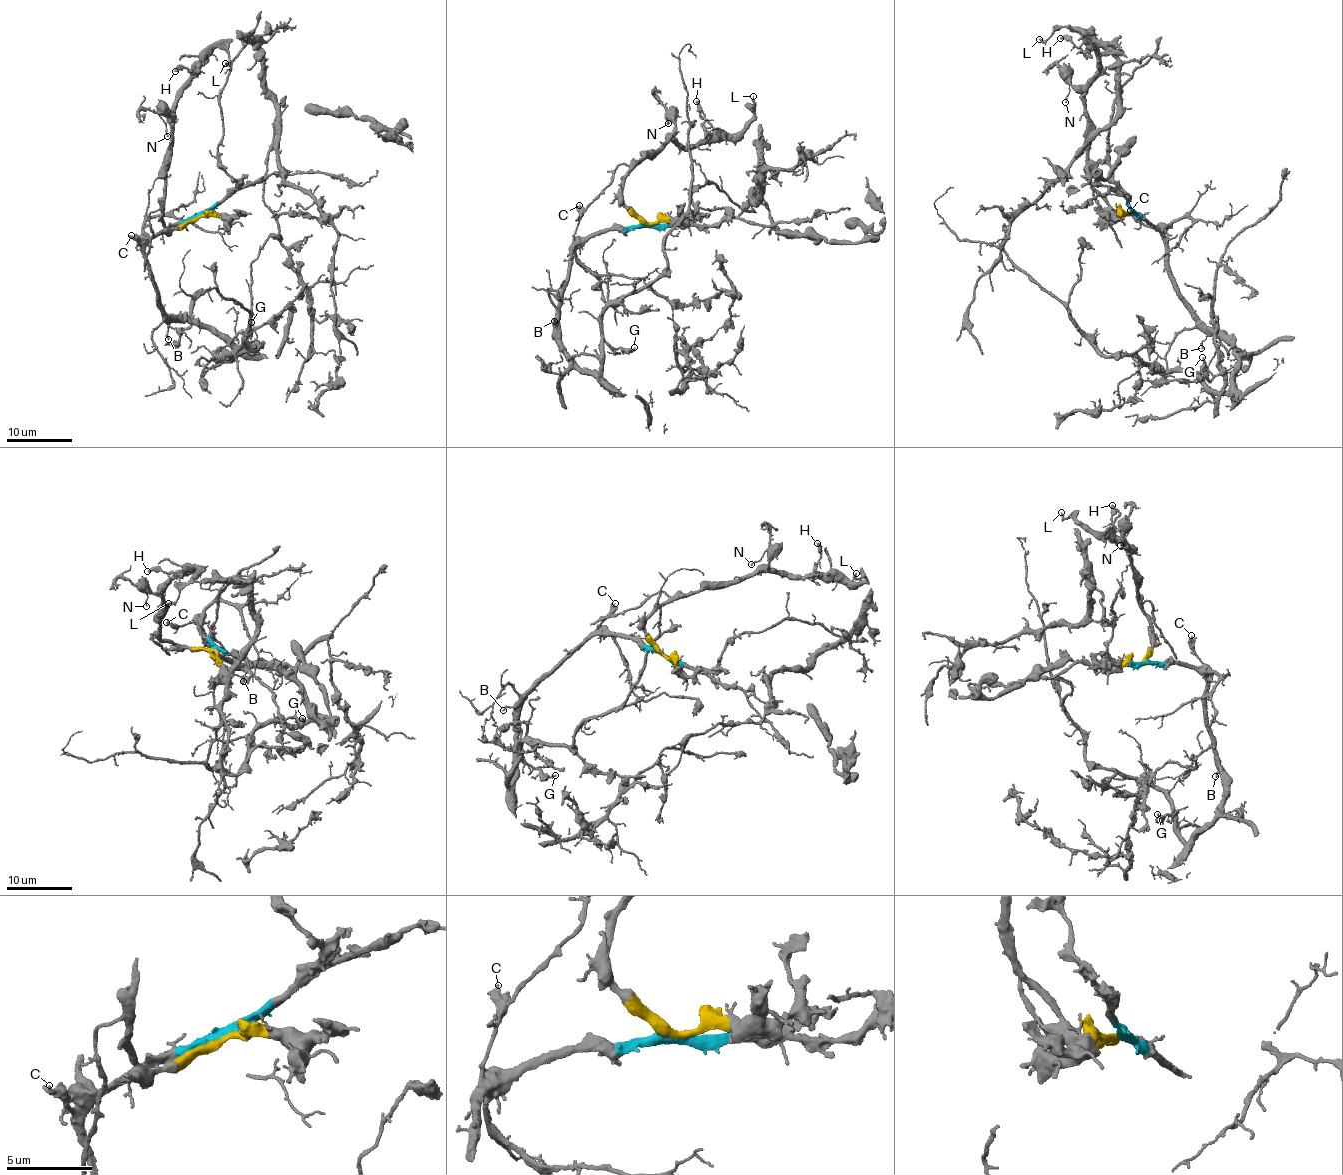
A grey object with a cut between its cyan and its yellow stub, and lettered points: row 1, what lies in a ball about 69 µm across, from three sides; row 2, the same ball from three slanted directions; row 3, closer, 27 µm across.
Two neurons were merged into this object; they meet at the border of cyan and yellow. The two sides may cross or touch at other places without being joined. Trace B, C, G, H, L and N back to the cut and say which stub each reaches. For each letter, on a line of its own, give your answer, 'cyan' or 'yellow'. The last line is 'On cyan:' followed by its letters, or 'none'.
B: cyan
C: cyan
G: cyan
H: yellow
L: yellow
N: yellow
On cyan: B, C, G

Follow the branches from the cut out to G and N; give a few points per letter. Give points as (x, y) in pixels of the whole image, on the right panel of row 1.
G: (1130, 212), (1163, 237), (1172, 284), (1223, 331), (1237, 360), (1226, 392), (1200, 375), (1202, 357)
N: (1130, 212), (1115, 211), (1095, 189), (1089, 170), (1085, 100), (1070, 80), (1065, 102)

